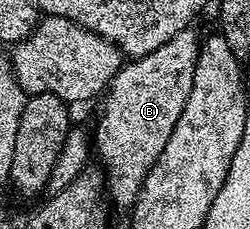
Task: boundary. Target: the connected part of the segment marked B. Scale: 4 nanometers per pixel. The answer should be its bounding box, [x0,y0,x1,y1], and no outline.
[91,29,201,209]

